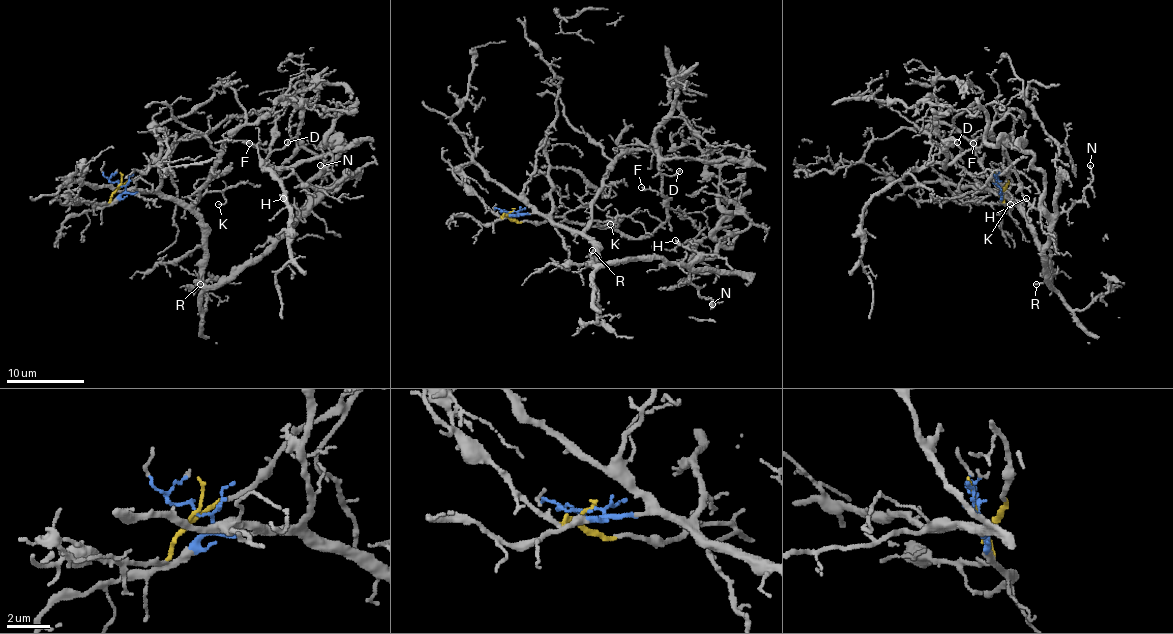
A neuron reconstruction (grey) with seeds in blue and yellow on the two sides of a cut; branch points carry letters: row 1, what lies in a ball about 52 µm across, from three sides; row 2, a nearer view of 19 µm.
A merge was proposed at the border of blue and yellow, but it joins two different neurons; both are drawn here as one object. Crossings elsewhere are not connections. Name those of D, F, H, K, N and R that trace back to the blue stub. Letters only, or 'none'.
H, K, N, R

